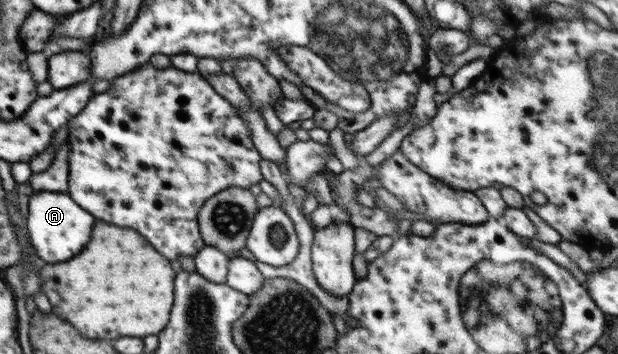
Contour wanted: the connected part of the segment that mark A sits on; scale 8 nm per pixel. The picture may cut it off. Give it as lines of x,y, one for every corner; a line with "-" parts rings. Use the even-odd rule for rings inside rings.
36,191
30,196
27,208
27,229
31,244
36,248
38,256
50,264
66,262
80,254
80,250
88,244
94,216
76,204
76,201
67,193

